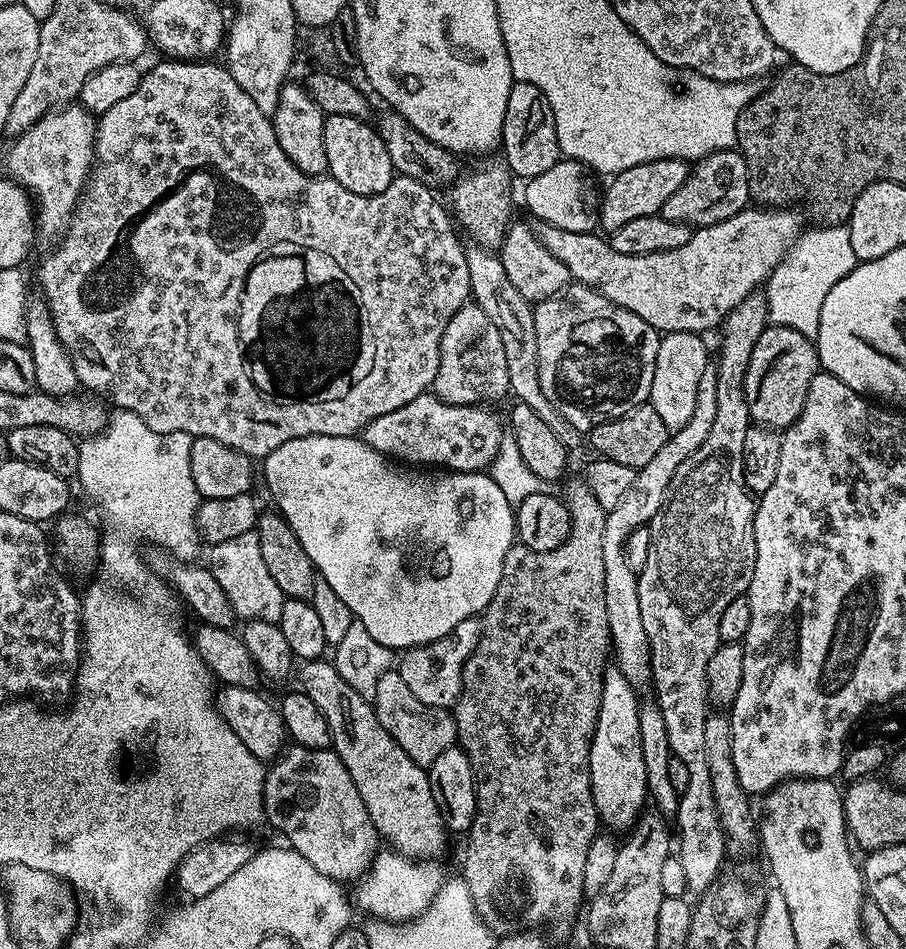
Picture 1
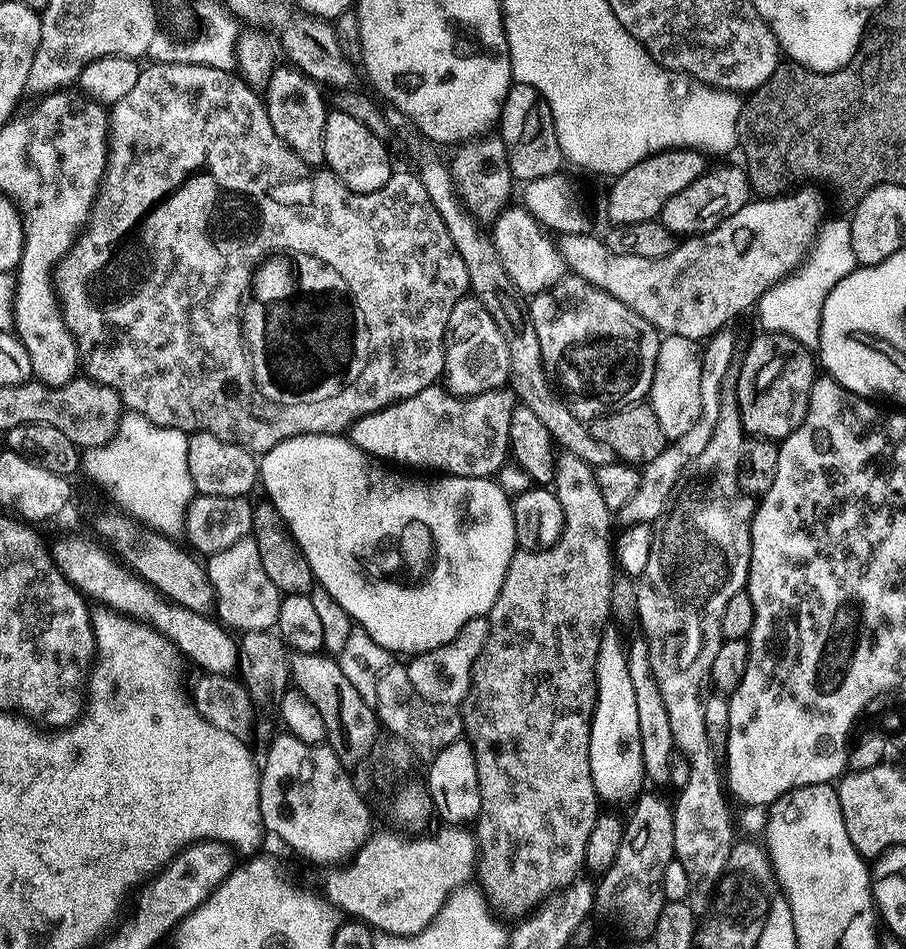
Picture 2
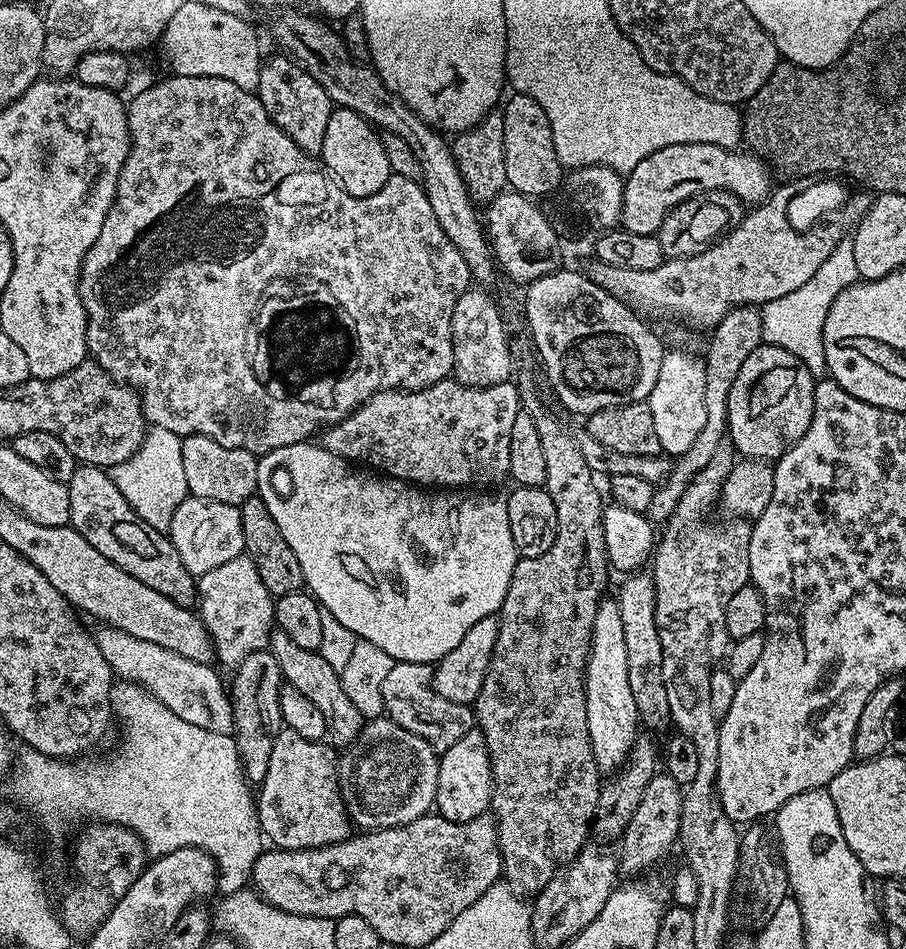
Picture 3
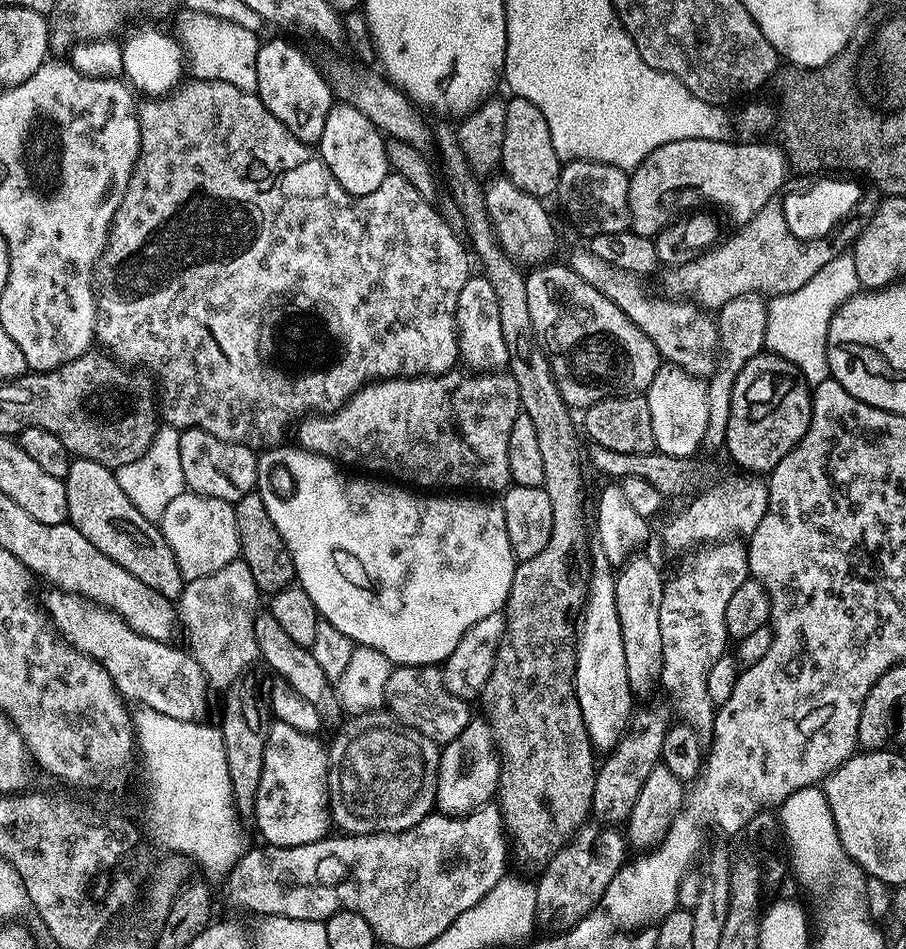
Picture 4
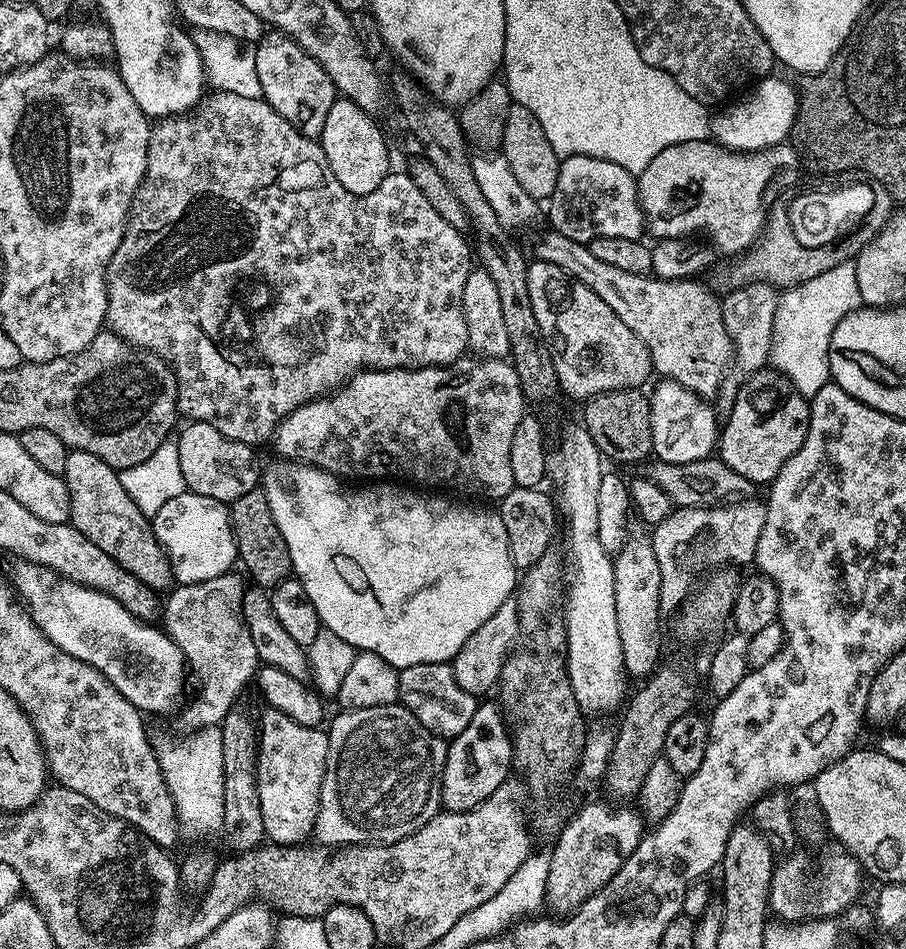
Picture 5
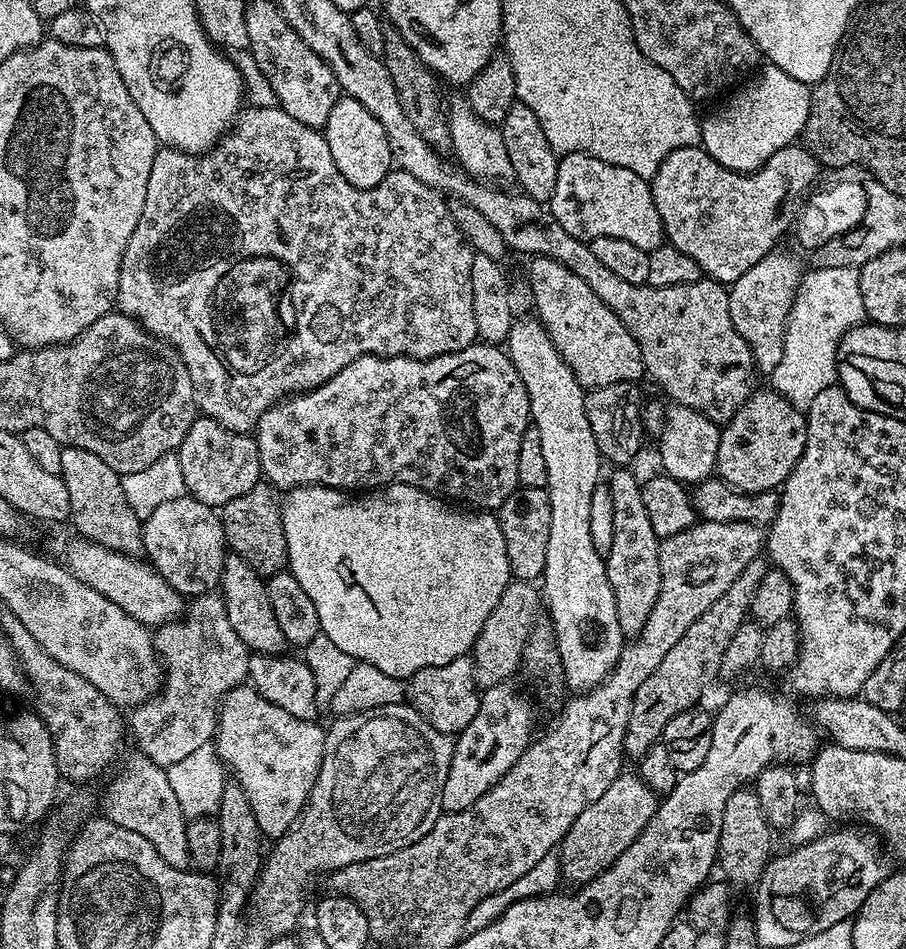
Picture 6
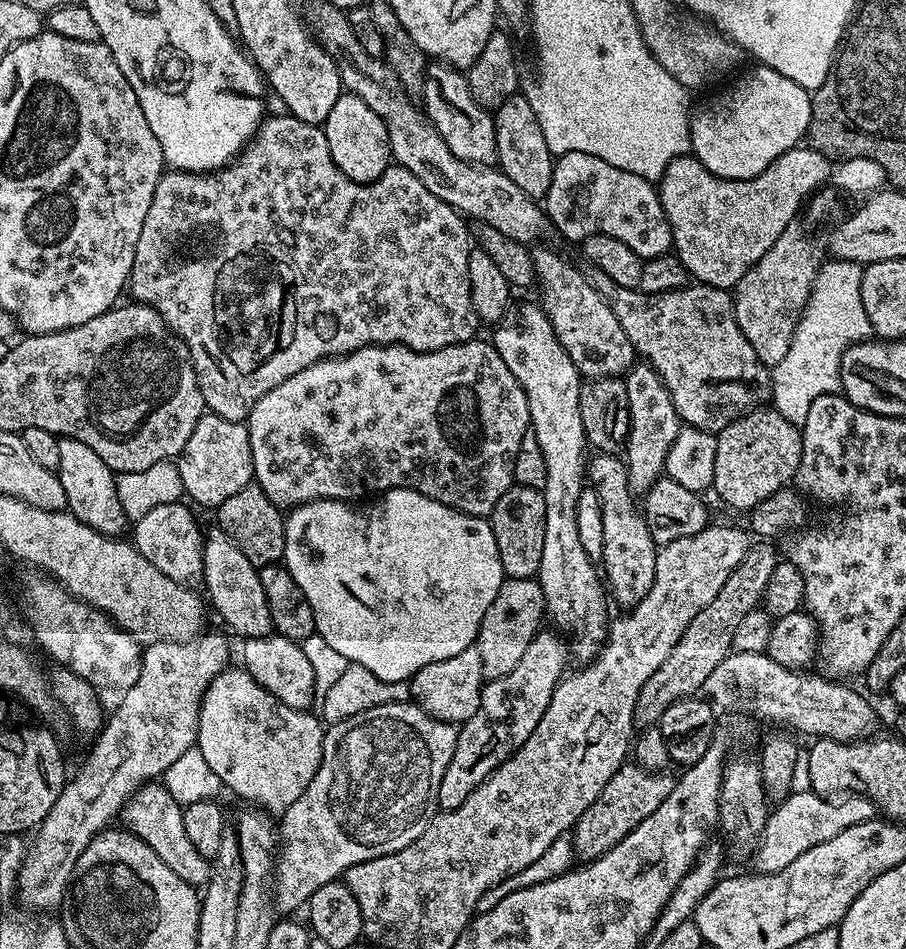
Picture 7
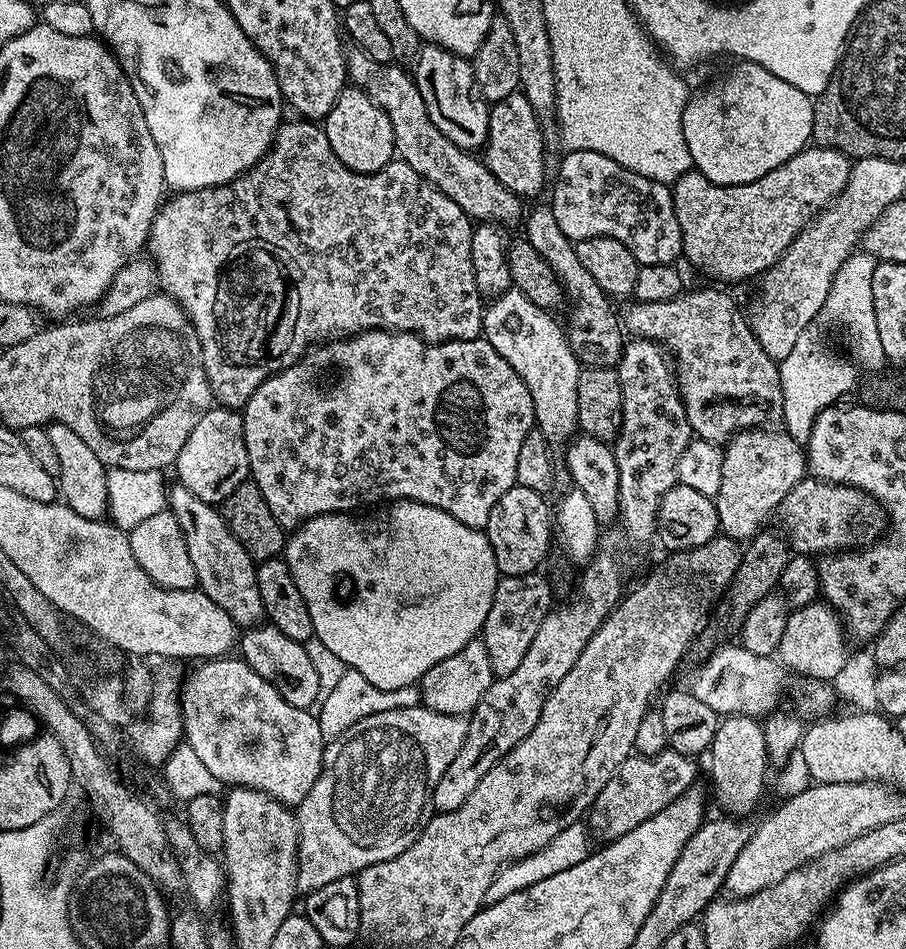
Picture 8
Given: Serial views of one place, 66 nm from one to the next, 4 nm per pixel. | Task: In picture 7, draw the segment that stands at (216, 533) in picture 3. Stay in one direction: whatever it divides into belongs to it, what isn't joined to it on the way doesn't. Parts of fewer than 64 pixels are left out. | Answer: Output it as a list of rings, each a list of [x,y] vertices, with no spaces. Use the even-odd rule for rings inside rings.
[[[184,502],[158,506],[150,510],[150,514],[142,514],[142,518],[135,521],[131,529],[132,536],[130,532],[131,543],[135,544],[146,562],[154,562],[154,566],[158,566],[166,578],[174,578],[174,582],[189,586],[195,585],[195,580],[197,583],[204,575],[205,538],[205,533],[200,532],[200,524],[191,510],[193,511]]]

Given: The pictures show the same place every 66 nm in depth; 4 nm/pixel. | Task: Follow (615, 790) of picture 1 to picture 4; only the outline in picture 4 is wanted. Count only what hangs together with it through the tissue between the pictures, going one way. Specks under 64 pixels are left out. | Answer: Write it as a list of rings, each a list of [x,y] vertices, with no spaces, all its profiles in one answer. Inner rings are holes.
[[[599,550],[593,551],[592,577],[586,580],[586,595],[578,616],[576,633],[576,697],[589,738],[597,749],[604,748],[603,750],[610,750],[619,742],[634,711],[634,693],[630,678],[626,678],[626,653],[622,651],[622,626],[618,626],[618,606],[614,602],[615,589],[613,565],[608,563],[606,554]]]

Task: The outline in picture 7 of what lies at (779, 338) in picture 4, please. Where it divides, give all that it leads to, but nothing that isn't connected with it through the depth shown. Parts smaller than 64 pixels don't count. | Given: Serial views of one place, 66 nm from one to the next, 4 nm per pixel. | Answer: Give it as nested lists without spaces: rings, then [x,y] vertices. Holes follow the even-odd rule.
[[[825,259],[821,263],[814,286],[810,290],[810,298],[806,302],[804,312],[794,330],[794,338],[790,338],[790,350],[775,361],[771,369],[772,398],[771,407],[786,418],[786,422],[803,426],[806,414],[810,414],[810,406],[814,406],[814,398],[831,396],[841,391],[840,363],[842,354],[852,344],[863,344],[873,335],[870,318],[866,314],[866,306],[862,306],[862,274],[864,268],[854,262],[845,260]]]

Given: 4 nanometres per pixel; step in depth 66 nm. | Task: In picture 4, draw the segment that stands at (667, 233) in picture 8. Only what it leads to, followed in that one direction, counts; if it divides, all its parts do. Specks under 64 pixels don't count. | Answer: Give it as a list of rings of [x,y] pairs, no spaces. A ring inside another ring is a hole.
[[[570,160],[561,167],[560,181],[554,201],[560,207],[564,220],[584,238],[607,232],[627,232],[632,214],[628,205],[629,173],[618,166],[593,160]]]

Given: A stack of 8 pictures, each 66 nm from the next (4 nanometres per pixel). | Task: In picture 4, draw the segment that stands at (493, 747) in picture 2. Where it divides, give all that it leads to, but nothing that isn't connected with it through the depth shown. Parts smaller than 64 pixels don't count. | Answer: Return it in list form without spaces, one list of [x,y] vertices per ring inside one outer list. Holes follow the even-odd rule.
[[[440,122],[440,125],[438,125],[433,132],[431,129],[431,143],[432,140],[436,143],[437,157],[435,156],[435,159],[438,161],[438,168],[442,173],[443,183],[446,185],[447,195],[451,196],[452,201],[458,206],[458,210],[462,210],[464,232],[466,233],[467,243],[470,245],[474,256],[474,251],[476,251],[476,256],[480,259],[481,266],[484,267],[481,268],[482,275],[490,282],[490,287],[494,289],[494,294],[498,297],[498,318],[502,321],[502,338],[506,338],[506,354],[508,355],[506,368],[514,378],[514,382],[518,382],[518,394],[520,395],[521,409],[528,415],[530,422],[534,422],[534,430],[538,433],[538,447],[542,453],[542,467],[546,469],[546,474],[544,475],[544,489],[546,490],[546,494],[550,494],[550,510],[554,510],[554,526],[552,527],[552,533],[550,534],[550,542],[546,542],[546,550],[542,550],[542,554],[534,554],[534,558],[519,561],[516,565],[514,582],[510,586],[510,594],[508,595],[508,603],[506,605],[508,630],[504,637],[503,644],[500,645],[499,654],[496,656],[495,668],[492,671],[492,676],[486,682],[486,686],[482,693],[482,700],[485,700],[485,702],[488,703],[488,712],[486,712],[486,714],[492,722],[492,729],[496,732],[498,747],[502,755],[502,771],[500,773],[500,787],[498,789],[498,807],[500,811],[504,813],[504,822],[507,831],[511,833],[515,839],[516,836],[520,839],[520,844],[524,847],[525,854],[528,856],[537,856],[537,858],[540,859],[540,862],[544,862],[552,857],[558,849],[564,847],[564,845],[575,835],[576,829],[583,827],[585,822],[589,819],[590,813],[592,812],[592,799],[594,798],[594,782],[596,781],[596,774],[598,771],[598,760],[595,760],[595,758],[592,757],[592,752],[594,753],[594,745],[591,738],[588,736],[588,731],[586,730],[584,719],[582,718],[582,710],[578,706],[578,698],[576,697],[576,633],[578,628],[574,623],[574,617],[577,615],[578,609],[583,605],[584,597],[586,595],[585,585],[581,583],[581,581],[580,584],[576,581],[575,556],[575,552],[584,544],[584,476],[580,473],[581,437],[578,435],[577,421],[576,424],[572,421],[572,415],[574,415],[573,409],[565,402],[562,398],[562,394],[558,390],[556,379],[552,373],[552,367],[548,361],[548,355],[544,352],[543,343],[534,330],[534,321],[530,319],[530,306],[526,302],[526,282],[524,281],[526,275],[525,269],[521,267],[517,261],[513,260],[512,257],[508,255],[506,249],[500,245],[500,240],[496,237],[496,225],[492,223],[490,214],[486,210],[486,198],[484,197],[485,185],[483,183],[480,184],[479,178],[476,177],[477,169],[466,158],[462,146],[458,142],[456,128],[453,127],[453,125],[450,126],[448,124],[451,123]]]

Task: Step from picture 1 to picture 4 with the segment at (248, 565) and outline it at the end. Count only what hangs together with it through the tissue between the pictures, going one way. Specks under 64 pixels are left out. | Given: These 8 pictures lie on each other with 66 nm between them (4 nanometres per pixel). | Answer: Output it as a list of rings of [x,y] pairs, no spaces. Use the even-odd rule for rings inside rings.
[[[239,558],[231,560],[226,566],[222,566],[222,570],[208,574],[206,578],[187,581],[180,591],[180,599],[174,609],[179,627],[182,632],[184,628],[188,635],[187,651],[198,662],[198,666],[204,671],[204,679],[213,689],[230,687],[252,663],[257,663],[260,651],[254,638],[254,607],[252,608],[256,596],[258,597],[258,589],[254,574],[250,574],[250,566],[246,566],[246,562]]]

